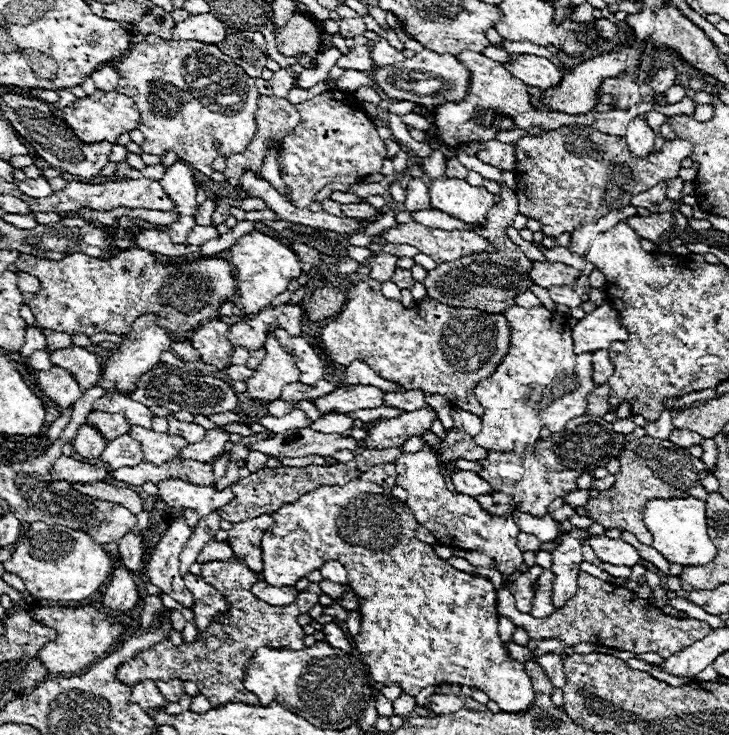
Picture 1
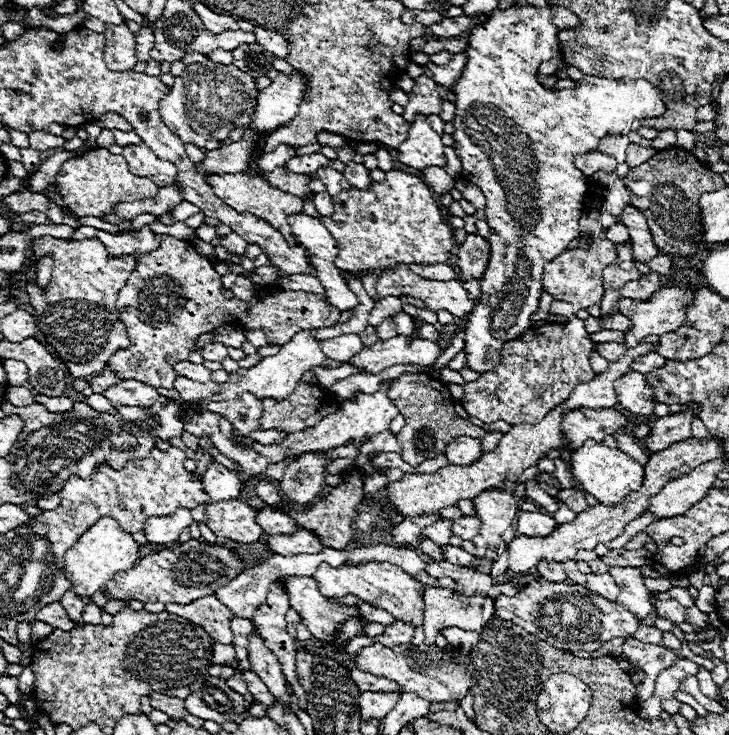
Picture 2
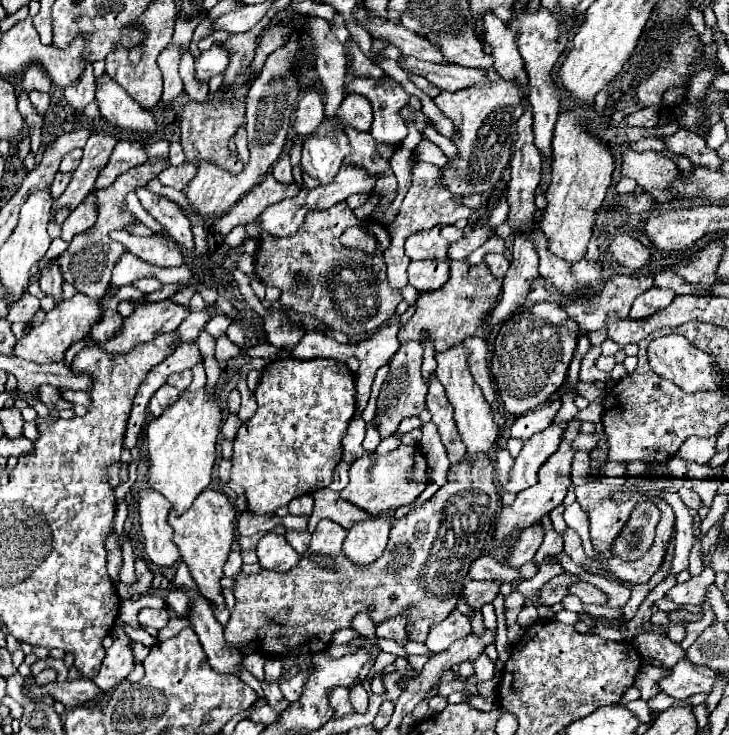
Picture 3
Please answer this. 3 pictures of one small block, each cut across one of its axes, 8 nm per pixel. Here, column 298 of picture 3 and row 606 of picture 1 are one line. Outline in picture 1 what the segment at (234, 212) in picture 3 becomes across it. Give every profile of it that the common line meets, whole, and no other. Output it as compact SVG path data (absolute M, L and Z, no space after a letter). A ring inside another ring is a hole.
M182 516L176 518L168 526L168 530L160 538L160 542L156 544L156 548L148 560L150 582L186 608L192 608L194 600L192 600L190 590L184 586L184 580L180 578L178 556L184 550L190 534L192 534L192 528L188 528L184 524L184 518Z

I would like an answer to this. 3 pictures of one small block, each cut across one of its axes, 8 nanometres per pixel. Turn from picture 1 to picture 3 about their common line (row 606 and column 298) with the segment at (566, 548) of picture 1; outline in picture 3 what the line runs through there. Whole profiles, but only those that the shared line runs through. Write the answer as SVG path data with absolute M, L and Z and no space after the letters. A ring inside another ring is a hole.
M274 532L264 534L256 544L256 556L262 568L276 570L276 572L288 572L294 568L300 560L300 554L286 542L284 536L278 536Z

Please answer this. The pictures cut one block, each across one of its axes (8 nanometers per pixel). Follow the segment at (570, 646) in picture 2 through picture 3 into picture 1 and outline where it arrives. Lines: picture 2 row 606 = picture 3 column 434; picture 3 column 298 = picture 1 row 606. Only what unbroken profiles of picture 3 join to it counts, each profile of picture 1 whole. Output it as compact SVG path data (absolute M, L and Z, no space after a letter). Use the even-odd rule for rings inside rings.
M586 572L578 576L578 590L564 608L554 610L548 618L534 618L530 614L522 614L514 606L514 596L508 592L512 582L506 582L502 590L498 590L498 612L500 616L510 618L516 626L524 628L532 640L546 640L558 638L566 646L576 646L580 642L592 642L596 646L608 646L614 650L628 650L628 652L656 652L658 656L666 658L672 652L678 652L696 640L702 640L712 630L706 622L696 618L674 618L652 606L648 600L640 598L632 590L624 586L614 586L610 582L598 580Z

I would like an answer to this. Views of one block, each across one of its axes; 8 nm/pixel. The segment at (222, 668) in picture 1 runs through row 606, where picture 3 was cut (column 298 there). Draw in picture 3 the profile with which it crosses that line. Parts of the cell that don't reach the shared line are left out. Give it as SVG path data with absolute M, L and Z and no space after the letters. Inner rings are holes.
M340 202L328 210L308 212L294 236L276 238L264 232L258 238L258 250L254 254L254 274L266 286L278 286L282 290L280 304L300 314L310 314L350 338L362 338L388 324L396 314L396 306L402 302L402 292L388 284L384 272L384 248L388 244L390 236L384 224L356 218L350 206ZM352 226L364 226L376 238L376 252L344 248L340 236L344 228Z

